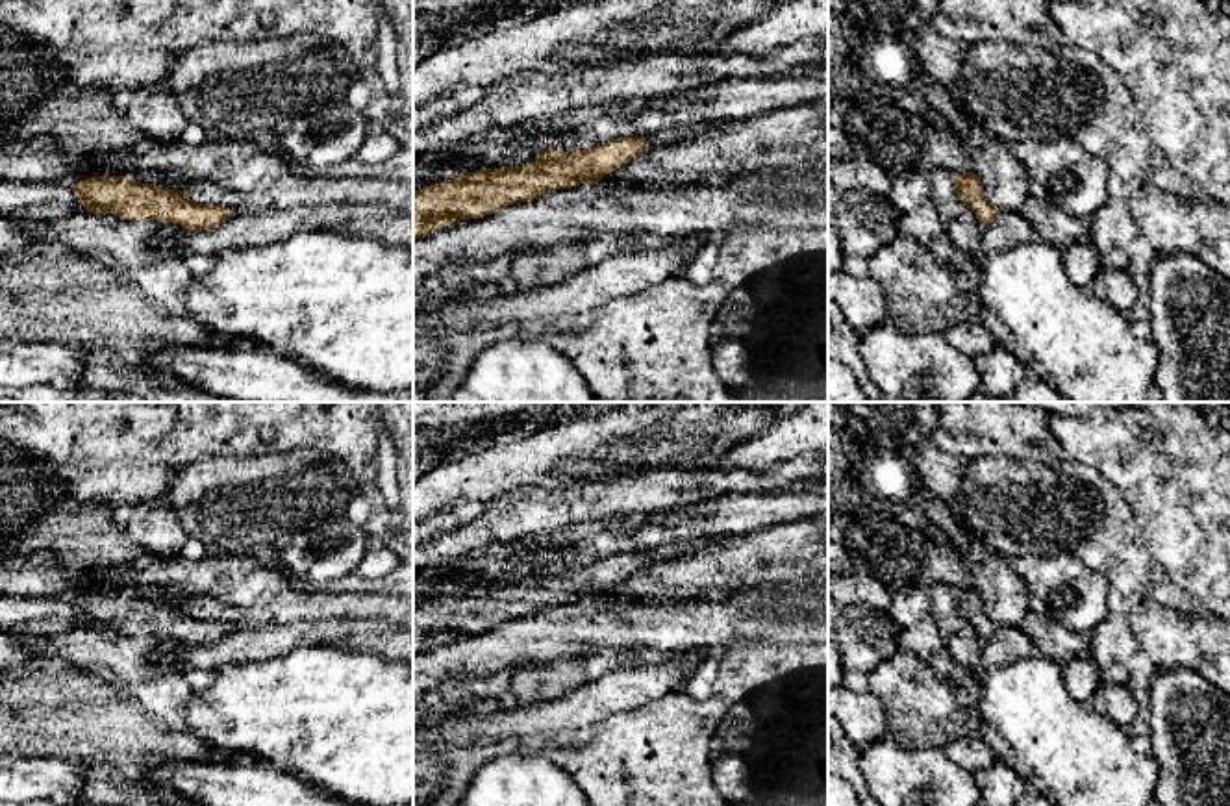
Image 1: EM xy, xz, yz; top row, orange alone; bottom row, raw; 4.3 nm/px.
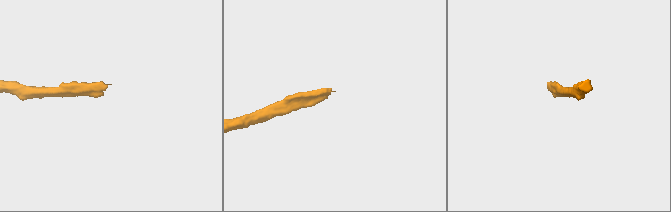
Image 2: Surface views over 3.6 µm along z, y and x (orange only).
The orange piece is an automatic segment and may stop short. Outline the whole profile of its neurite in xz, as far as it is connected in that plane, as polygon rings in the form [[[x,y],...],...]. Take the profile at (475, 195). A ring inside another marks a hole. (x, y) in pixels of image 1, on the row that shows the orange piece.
[[[689,124],[646,137],[617,137],[576,152],[545,150],[530,165],[485,169],[426,185],[413,195],[413,241],[459,220],[482,219],[552,189],[596,183],[648,148],[732,124]]]

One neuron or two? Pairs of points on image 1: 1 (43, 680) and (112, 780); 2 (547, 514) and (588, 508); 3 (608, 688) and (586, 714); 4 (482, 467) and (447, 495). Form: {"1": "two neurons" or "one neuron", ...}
{"1": "two neurons", "2": "one neuron", "3": "one neuron", "4": "one neuron"}

